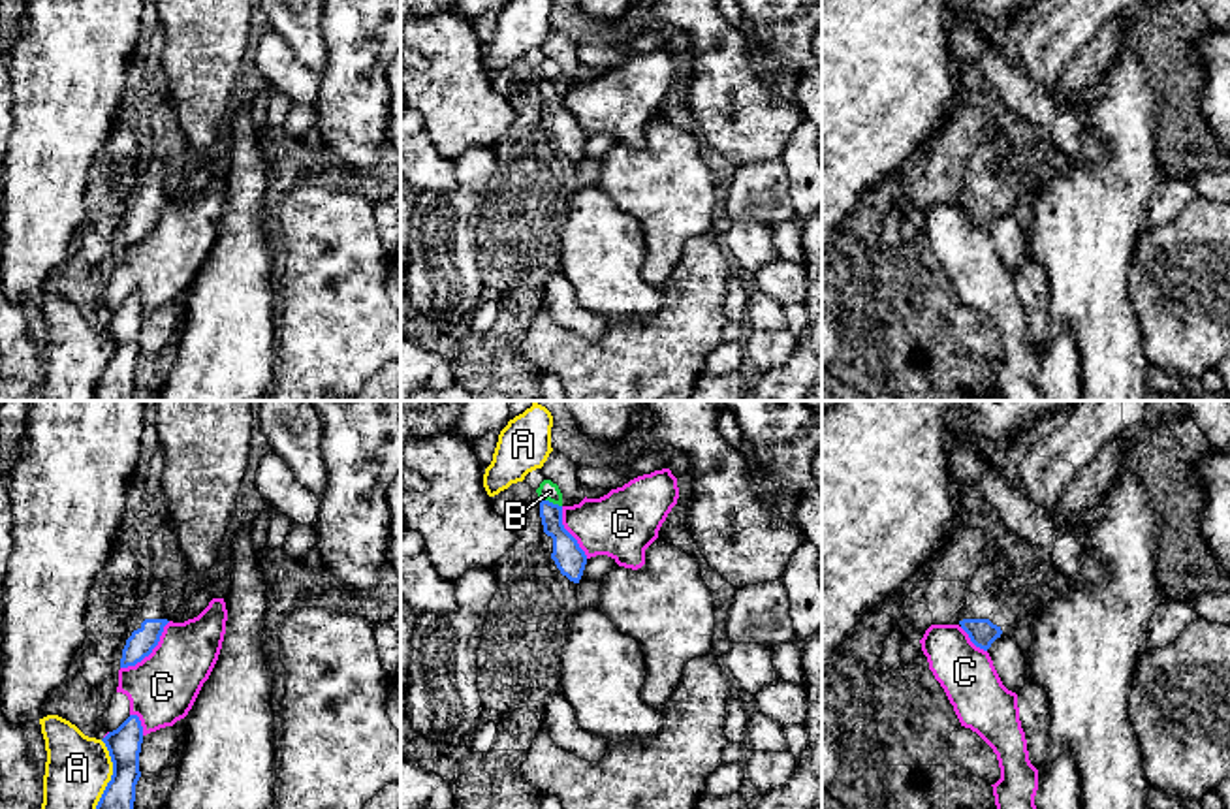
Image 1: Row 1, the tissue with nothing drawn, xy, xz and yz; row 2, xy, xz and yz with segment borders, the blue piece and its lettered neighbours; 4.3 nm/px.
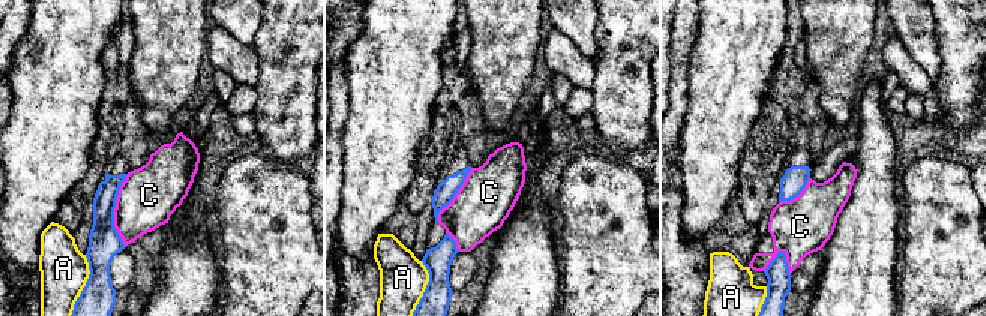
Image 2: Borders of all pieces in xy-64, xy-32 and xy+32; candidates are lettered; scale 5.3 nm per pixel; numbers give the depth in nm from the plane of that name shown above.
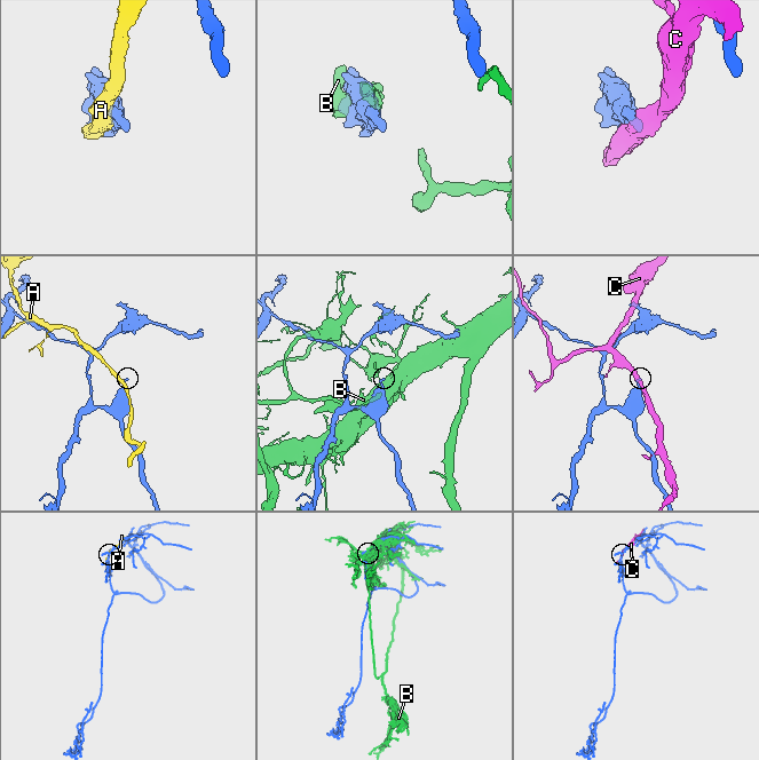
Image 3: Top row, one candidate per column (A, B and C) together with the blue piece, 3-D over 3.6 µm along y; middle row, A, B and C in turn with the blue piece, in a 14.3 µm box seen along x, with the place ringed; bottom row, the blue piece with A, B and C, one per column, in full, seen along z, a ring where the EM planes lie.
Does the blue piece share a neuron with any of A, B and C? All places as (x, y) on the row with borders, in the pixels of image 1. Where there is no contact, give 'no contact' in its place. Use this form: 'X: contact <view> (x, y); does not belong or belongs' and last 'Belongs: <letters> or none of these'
A: contact xy (113, 774); does not belong
B: contact xz (551, 503); does not belong
C: contact xy (151, 651); does not belong
Belongs: none of these

